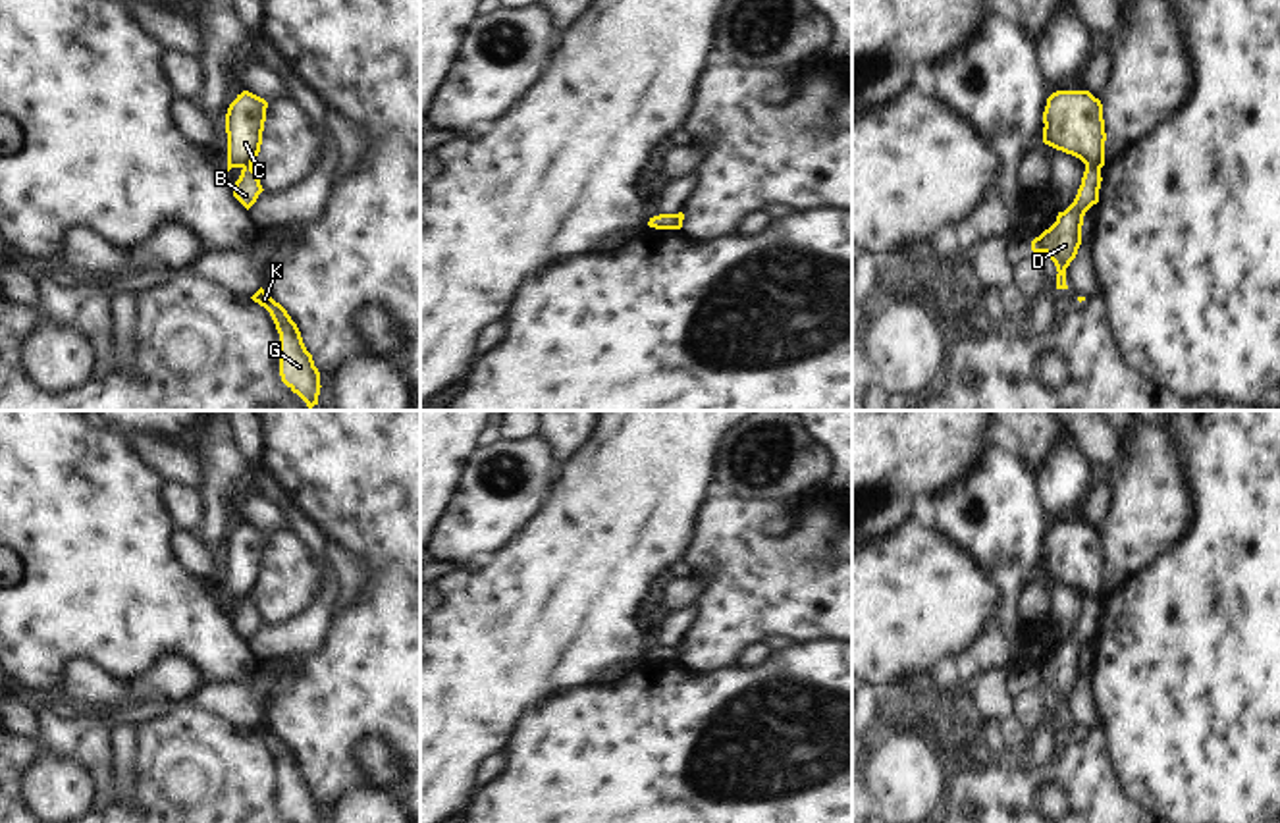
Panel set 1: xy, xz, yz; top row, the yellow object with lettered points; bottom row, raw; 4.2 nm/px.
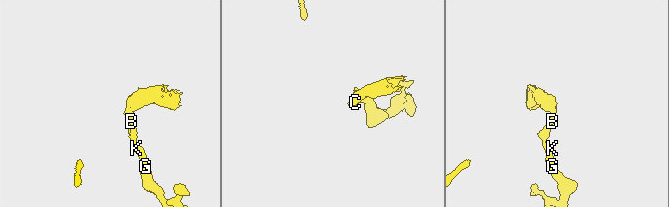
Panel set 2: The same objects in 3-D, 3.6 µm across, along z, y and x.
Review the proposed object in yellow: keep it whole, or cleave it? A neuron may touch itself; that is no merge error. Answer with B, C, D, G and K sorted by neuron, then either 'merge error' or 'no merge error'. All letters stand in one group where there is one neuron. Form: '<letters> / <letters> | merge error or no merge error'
B D G K / C | merge error

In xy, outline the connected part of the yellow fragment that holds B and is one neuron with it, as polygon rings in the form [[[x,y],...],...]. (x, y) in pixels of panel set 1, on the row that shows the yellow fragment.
[[[253,166],[241,170],[241,175],[231,189],[233,189],[233,197],[247,210],[256,202],[258,195],[264,191]]]

